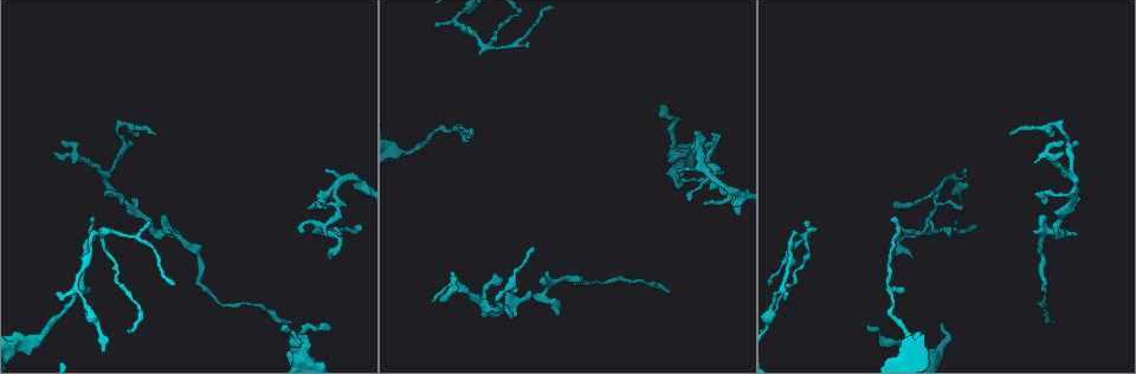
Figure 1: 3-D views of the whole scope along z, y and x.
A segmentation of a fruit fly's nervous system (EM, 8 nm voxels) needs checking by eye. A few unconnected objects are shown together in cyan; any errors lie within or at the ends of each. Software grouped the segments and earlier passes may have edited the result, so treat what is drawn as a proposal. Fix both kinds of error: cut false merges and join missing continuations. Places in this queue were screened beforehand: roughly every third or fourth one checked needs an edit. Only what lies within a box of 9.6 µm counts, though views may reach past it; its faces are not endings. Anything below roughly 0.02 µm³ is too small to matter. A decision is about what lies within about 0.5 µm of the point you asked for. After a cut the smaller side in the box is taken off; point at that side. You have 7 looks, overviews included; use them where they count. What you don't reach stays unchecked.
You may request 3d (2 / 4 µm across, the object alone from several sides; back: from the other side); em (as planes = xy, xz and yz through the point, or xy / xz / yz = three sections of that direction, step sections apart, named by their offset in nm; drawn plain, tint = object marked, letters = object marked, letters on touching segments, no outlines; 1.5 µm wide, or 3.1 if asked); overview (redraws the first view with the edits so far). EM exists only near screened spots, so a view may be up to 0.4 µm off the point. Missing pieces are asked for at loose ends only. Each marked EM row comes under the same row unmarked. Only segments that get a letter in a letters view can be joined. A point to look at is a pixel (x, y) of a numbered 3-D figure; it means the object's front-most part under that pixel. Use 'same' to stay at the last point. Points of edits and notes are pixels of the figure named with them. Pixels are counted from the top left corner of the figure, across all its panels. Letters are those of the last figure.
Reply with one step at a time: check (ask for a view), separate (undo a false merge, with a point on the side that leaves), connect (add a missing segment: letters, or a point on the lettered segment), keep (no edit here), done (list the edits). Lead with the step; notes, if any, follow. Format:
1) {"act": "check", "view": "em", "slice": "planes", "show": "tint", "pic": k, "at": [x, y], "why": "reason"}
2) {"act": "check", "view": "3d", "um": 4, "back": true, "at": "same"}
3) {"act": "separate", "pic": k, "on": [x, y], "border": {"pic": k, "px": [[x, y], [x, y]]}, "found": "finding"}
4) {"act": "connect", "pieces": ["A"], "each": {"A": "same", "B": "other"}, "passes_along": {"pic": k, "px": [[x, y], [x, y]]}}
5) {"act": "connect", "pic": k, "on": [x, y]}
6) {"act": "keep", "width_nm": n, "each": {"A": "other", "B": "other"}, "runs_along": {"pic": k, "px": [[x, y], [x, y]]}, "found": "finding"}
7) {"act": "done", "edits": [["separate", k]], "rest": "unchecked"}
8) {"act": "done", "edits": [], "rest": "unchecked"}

{"act": "check", "view": "em", "slice": "xz", "step": 8, "show": "letters", "pic": 1, "at": [914, 259], "why": "branch stops here"}

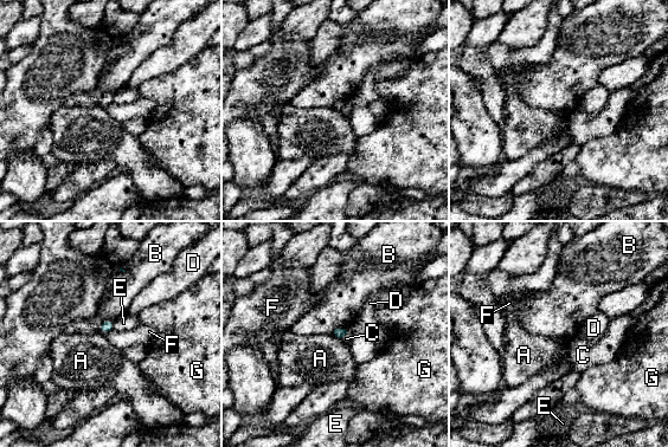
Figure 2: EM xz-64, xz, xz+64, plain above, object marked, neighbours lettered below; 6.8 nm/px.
{"act": "check", "view": "em", "slice": "xy", "step": 8, "show": "letters", "at": "same"}

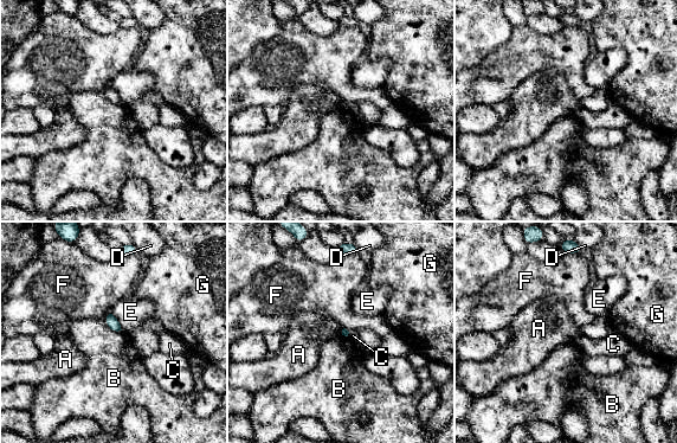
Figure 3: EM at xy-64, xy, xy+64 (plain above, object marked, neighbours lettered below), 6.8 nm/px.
{"act": "keep", "each": {"A": "other", "B": "other", "C": "other", "D": "other", "E": "other", "F": "other", "G": "other"}, "found": "no lettered segment goes on from it"}

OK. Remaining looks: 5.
{"act": "check", "view": "3d", "um": 4, "pic": 1, "at": [711, 177], "why": "arms part here"}

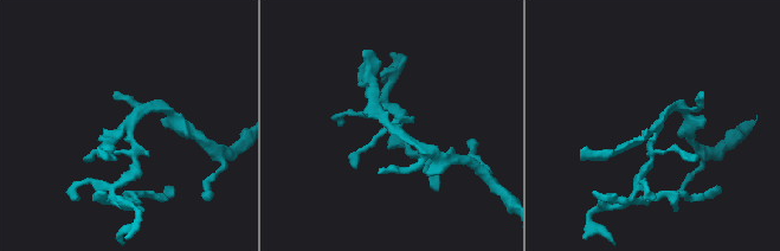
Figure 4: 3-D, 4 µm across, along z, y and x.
{"act": "check", "view": "em", "slice": "planes", "show": "tint", "pic": 4, "at": [392, 128]}

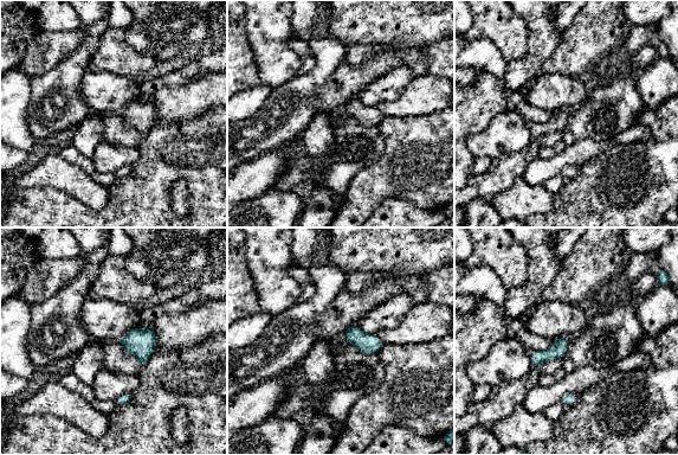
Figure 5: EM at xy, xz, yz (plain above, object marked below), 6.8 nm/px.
{"act": "check", "view": "em", "slice": "planes", "show": "letters", "at": "same"}

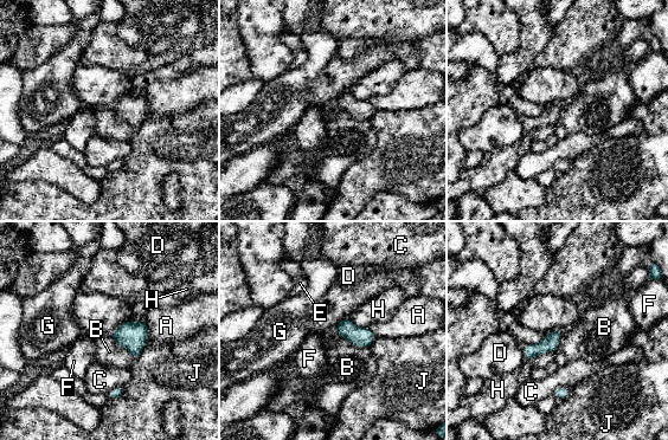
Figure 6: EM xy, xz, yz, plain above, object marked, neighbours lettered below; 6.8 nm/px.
{"act": "keep", "width_nm": 120, "each": {"A": "other", "B": "other", "C": "other", "D": "other", "E": "other", "F": "other", "G": "other", "H": "other", "J": "other"}, "border": {"pic": 6, "px": [[338, 334], [358, 347], [368, 348]]}, "found": "one cell here"}

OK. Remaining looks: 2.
{"act": "check", "view": "em", "slice": "yz", "step": 8, "show": "letters", "pic": 1, "at": [288, 326], "why": "free end"}

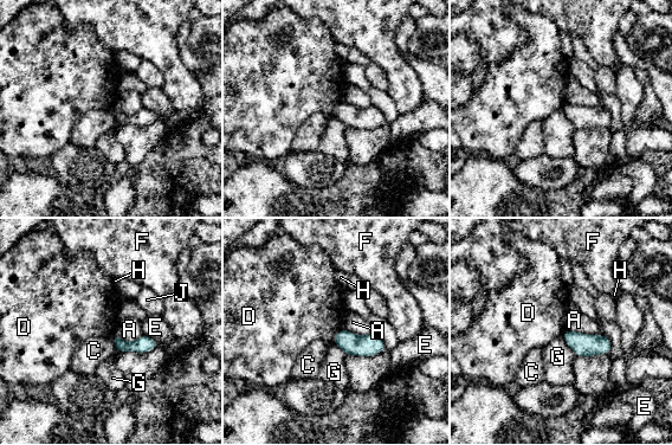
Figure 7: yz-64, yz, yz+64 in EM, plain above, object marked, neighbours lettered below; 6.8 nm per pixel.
{"act": "check", "view": "em", "slice": "planes", "show": "letters", "at": "same", "why": "another direction"}

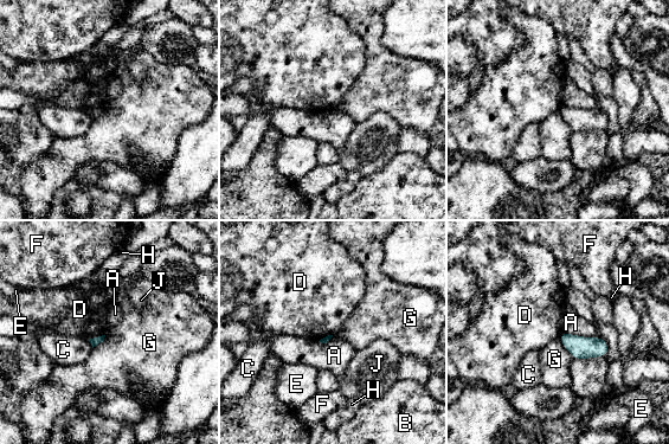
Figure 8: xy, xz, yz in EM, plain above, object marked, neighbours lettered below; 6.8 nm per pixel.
{"act": "keep", "each": {"A": "other", "B": "other", "C": "other", "D": "other", "E": "other", "F": "other", "G": "other", "H": "other", "J": "other"}, "border": {"pic": 8, "px": [[558, 336], [573, 358]]}, "found": "no lettered segment goes on from it"}

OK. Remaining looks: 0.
{"act": "done", "edits": [], "rest": "unchecked"}

